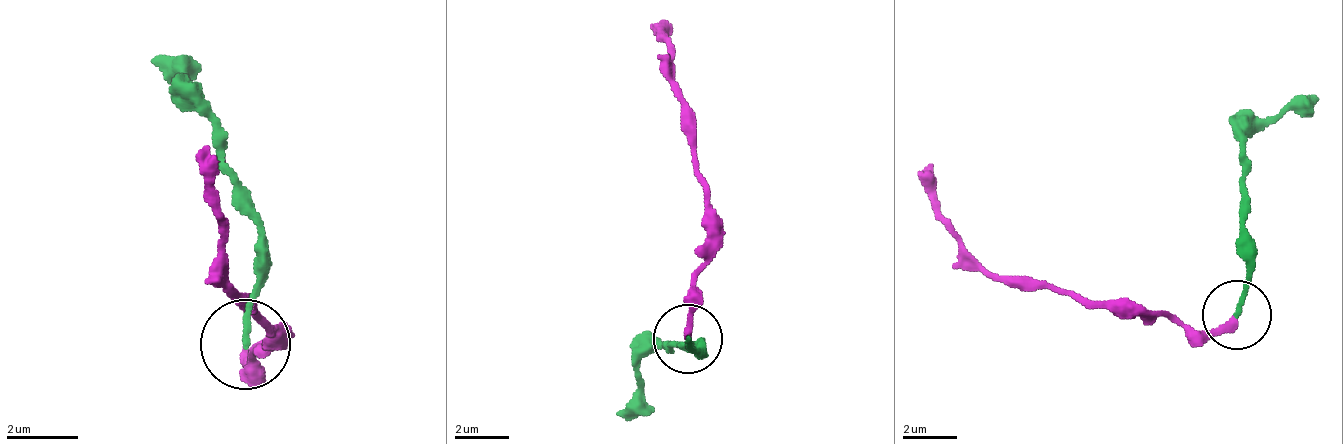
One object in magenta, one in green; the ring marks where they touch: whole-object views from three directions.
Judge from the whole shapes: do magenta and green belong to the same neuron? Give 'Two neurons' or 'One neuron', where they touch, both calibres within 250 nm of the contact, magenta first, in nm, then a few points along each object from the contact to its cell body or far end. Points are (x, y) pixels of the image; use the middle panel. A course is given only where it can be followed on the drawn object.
One neuron. Place: (688, 338). Thickness 280 nm (magenta) against 180 nm. Course of magenta: (689, 337), (689, 289), (710, 234), (710, 186), (689, 145), (689, 104), (676, 56), (655, 29). Course of green: (689, 337), (696, 350), (696, 344), (662, 344), (621, 419)

